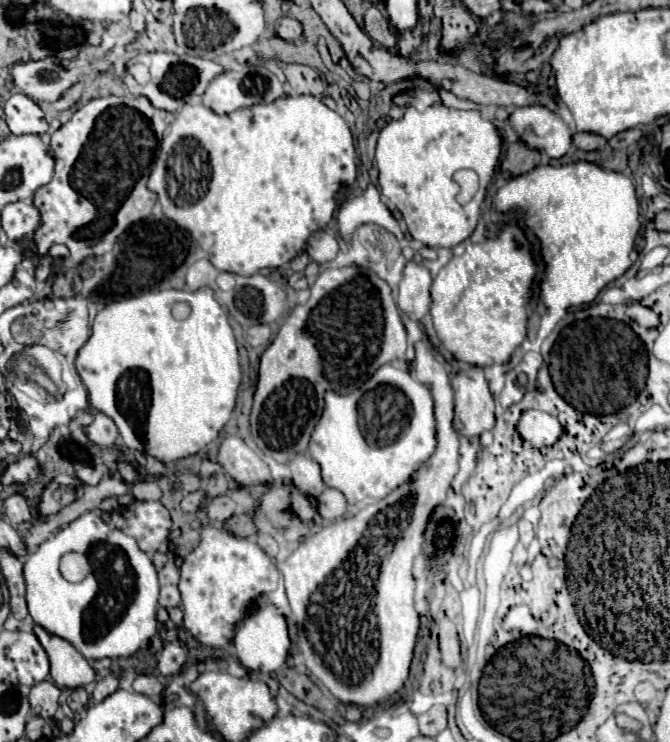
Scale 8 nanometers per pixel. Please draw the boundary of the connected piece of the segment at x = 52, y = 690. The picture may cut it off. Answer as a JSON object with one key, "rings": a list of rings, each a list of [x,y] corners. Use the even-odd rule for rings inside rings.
{"rings":[[[44,680],[32,686],[30,690],[32,716],[42,716],[44,720],[52,720],[58,710],[58,698],[60,698],[60,688],[54,682]]]}

